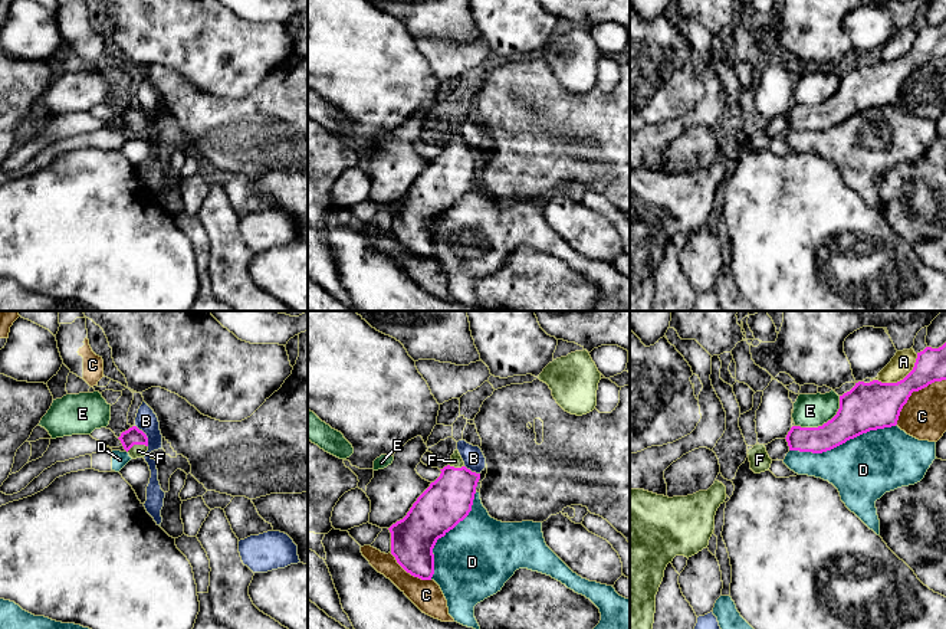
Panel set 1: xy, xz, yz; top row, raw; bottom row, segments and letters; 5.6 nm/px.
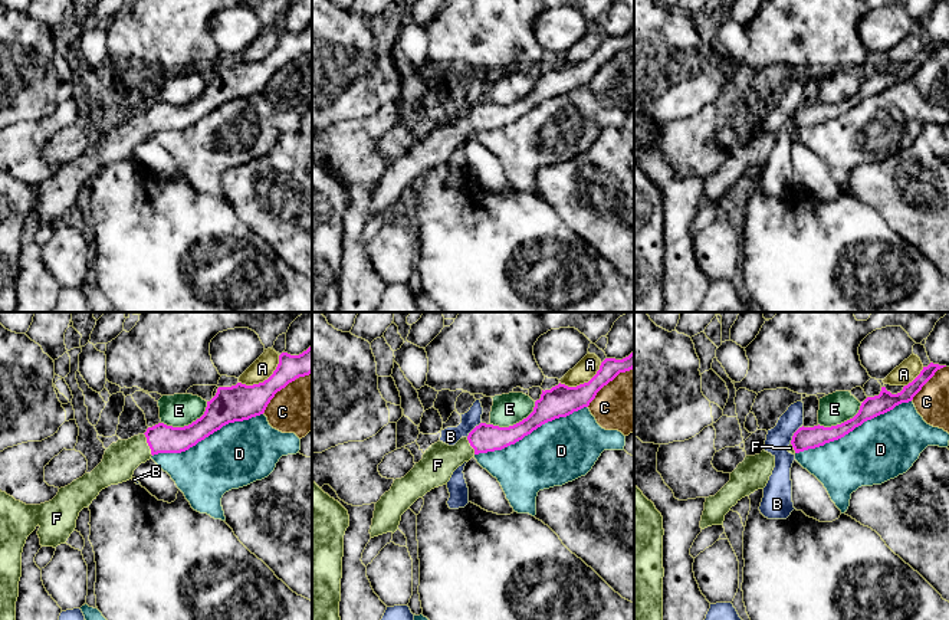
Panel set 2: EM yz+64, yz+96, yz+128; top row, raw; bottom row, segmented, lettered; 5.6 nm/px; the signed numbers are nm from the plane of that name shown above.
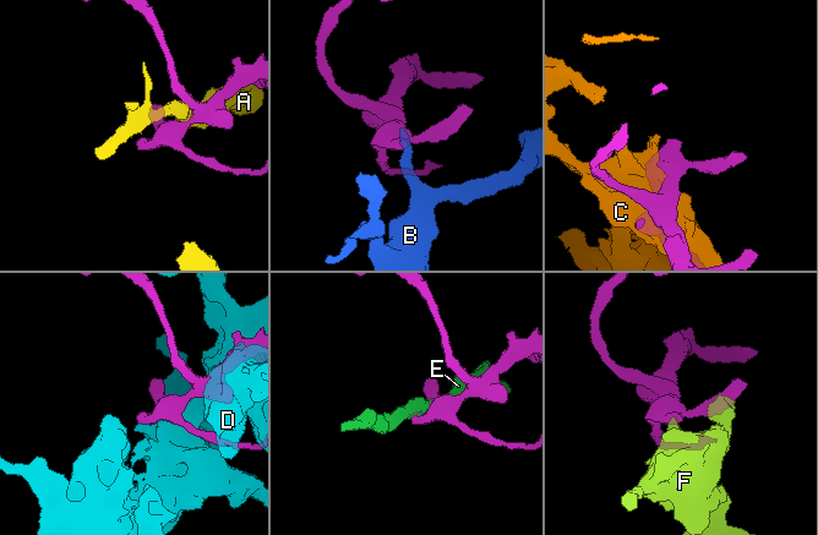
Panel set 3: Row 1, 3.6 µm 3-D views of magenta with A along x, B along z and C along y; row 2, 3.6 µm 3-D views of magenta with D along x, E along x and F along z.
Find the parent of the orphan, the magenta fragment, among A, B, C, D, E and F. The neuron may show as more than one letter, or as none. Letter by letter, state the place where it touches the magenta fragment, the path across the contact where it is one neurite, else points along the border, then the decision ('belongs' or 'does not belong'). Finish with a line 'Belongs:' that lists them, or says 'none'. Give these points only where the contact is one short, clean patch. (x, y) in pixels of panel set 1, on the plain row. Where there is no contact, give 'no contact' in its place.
A: meets magenta in yz at (900, 58); does not belong
B: meets magenta in xy at (145, 112); border along xy (135, 102), (145, 112), (148, 123); does not belong
C: meets magenta in yz at (913, 68); does not belong
D: meets magenta in yz at (843, 120); does not belong
E: meets magenta in yz at (824, 101); does not belong
F: meets magenta in xy at (137, 121); runs through xy (132, 114), (137, 121), (137, 128); belongs
Belongs: F

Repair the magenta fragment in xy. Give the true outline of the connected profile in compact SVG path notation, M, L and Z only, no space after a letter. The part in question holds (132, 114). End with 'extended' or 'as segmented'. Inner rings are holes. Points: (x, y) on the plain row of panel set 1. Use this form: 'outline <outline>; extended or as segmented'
outline M132 104L128 108L122 109L118 117L132 137L145 134L148 128L148 115L137 104Z; extended

